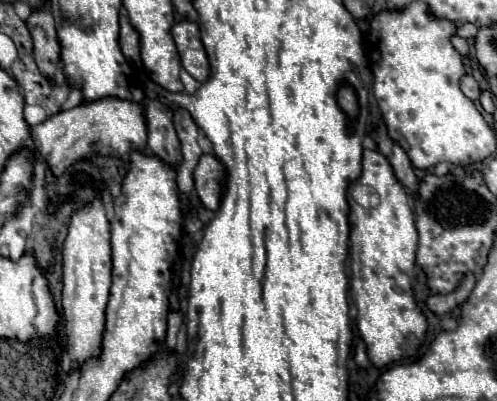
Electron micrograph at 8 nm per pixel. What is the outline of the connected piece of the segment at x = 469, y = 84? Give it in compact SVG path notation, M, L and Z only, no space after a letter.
M464 75L460 79L460 89L468 99L478 99L480 97L480 87L472 75Z

